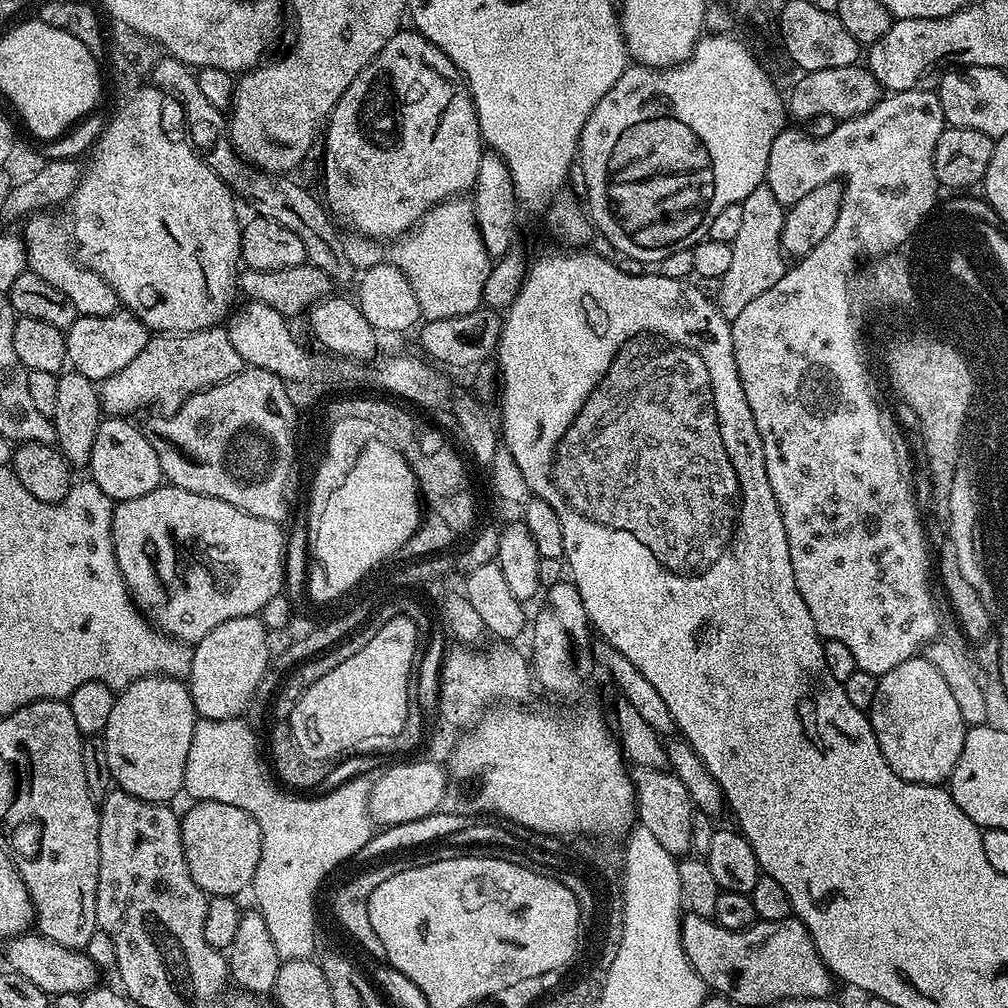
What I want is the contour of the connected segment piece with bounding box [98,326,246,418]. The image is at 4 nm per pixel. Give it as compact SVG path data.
M223 327L156 334L146 342L138 358L99 385L100 406L109 417L132 418L139 408L148 408L151 404L179 405L187 396L193 396L204 388L213 388L243 372L245 367L242 354L234 350Z

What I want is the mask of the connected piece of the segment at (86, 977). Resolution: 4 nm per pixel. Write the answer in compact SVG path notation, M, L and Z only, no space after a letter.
M25 934L16 936L3 945L4 960L11 971L22 974L22 978L30 978L38 990L47 992L49 997L55 998L71 992L85 993L97 987L98 969L94 962L90 962L87 951L75 948L63 948L58 942L48 940L39 934Z

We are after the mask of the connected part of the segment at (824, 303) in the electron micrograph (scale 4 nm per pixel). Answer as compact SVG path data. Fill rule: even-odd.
M910 90L885 95L870 110L851 116L849 120L841 120L835 126L837 128L830 129L825 136L807 136L804 132L785 130L774 138L764 175L764 184L768 186L770 193L774 194L780 204L787 206L798 202L798 198L806 198L806 194L810 194L815 188L843 181L838 222L834 222L834 230L830 230L830 234L826 234L826 238L822 238L822 242L818 242L818 246L814 246L810 254L799 257L793 263L796 265L793 268L791 265L770 290L747 303L742 314L730 323L738 378L742 382L750 414L754 414L754 426L758 426L758 434L762 438L766 478L770 478L770 490L774 490L774 498L782 514L782 526L786 526L786 542L790 542L790 566L794 566L794 582L798 586L798 594L802 594L802 602L806 602L806 610L810 610L810 618L814 618L814 626L820 637L843 642L854 653L857 669L879 678L894 670L894 666L902 666L902 662L913 659L920 647L921 651L937 639L940 616L936 613L936 600L928 589L928 544L920 529L921 513L914 495L914 456L912 452L908 453L908 444L904 441L903 434L884 417L883 410L872 397L872 388L868 385L868 364L864 361L864 348L860 345L860 328L856 325L858 316L856 312L852 313L854 292L846 289L845 276L851 271L852 260L860 256L860 253L879 252L889 245L900 243L912 231L912 225L920 219L921 213L932 203L933 179L936 176L934 150L938 146L940 135L936 126L930 126L932 130L928 130L926 126L924 130L922 126L910 124Z

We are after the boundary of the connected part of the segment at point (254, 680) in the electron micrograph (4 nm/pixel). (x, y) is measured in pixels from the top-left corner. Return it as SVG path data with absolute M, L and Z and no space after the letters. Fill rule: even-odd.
M259 615L230 618L222 626L214 626L206 638L191 649L192 665L186 677L197 717L205 720L234 720L248 711L248 703L262 682L262 674L270 670L268 654L269 629Z

